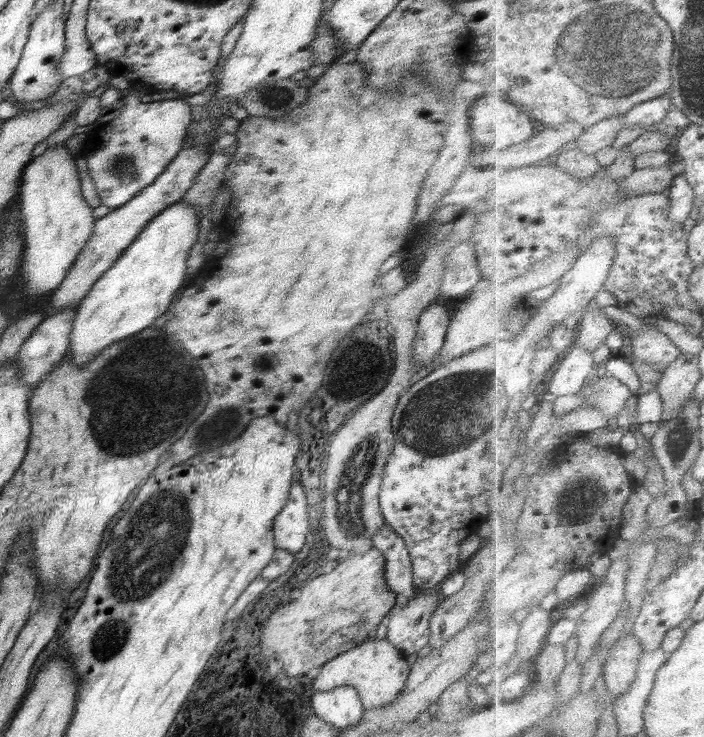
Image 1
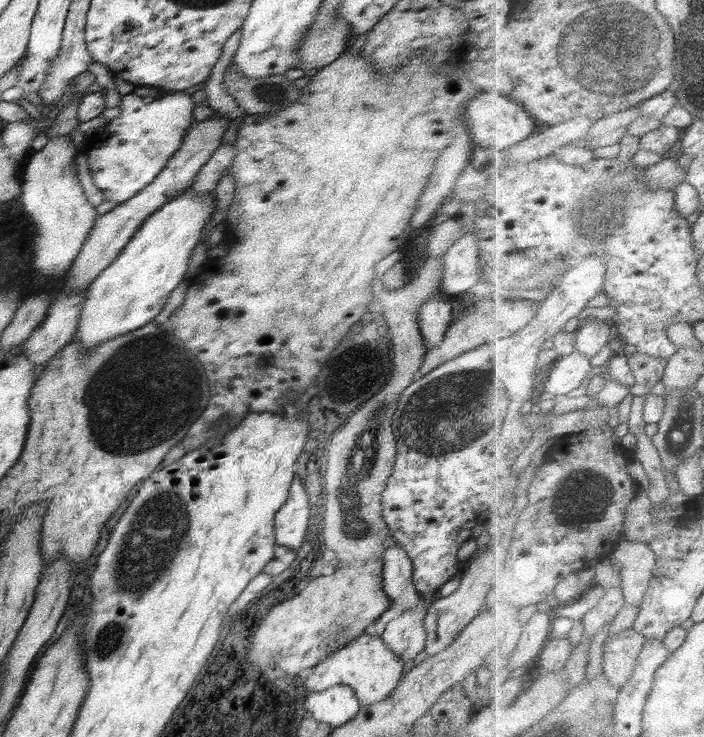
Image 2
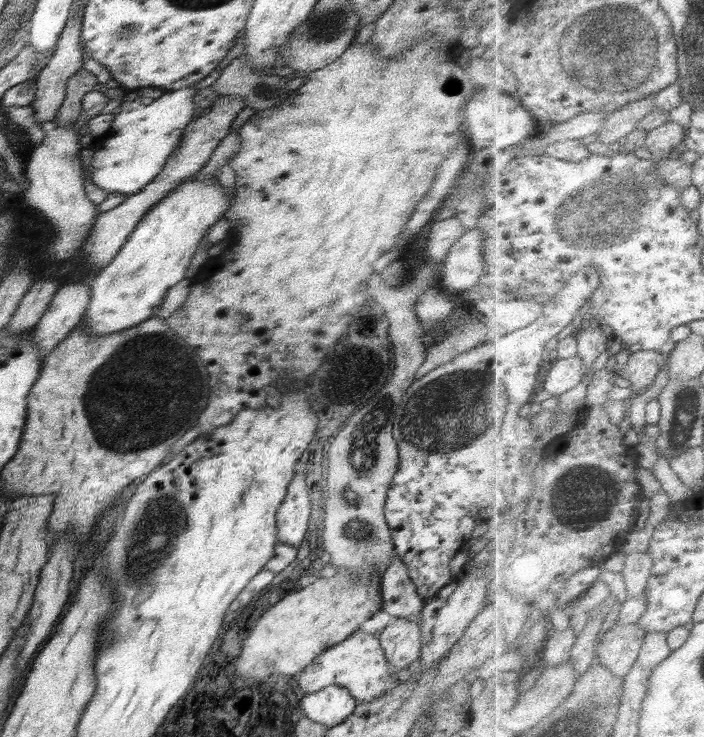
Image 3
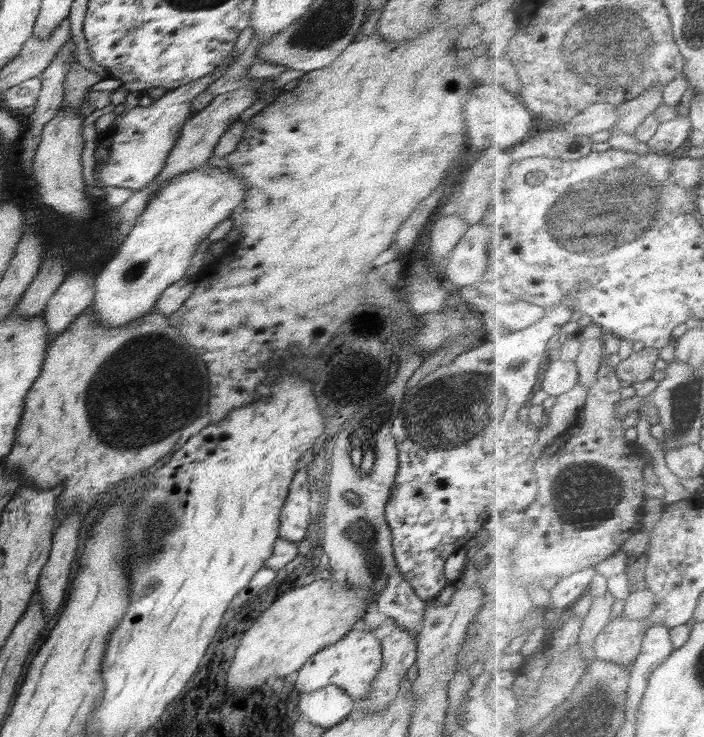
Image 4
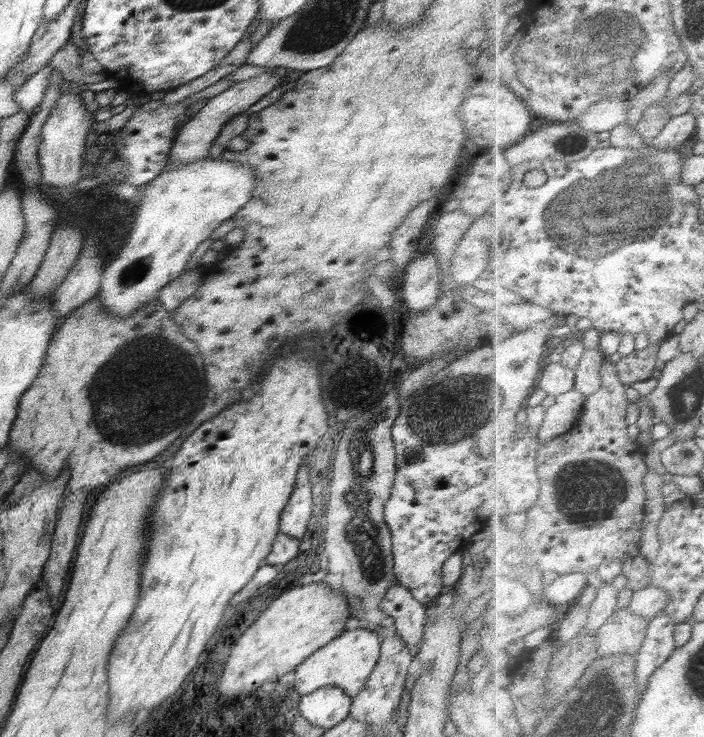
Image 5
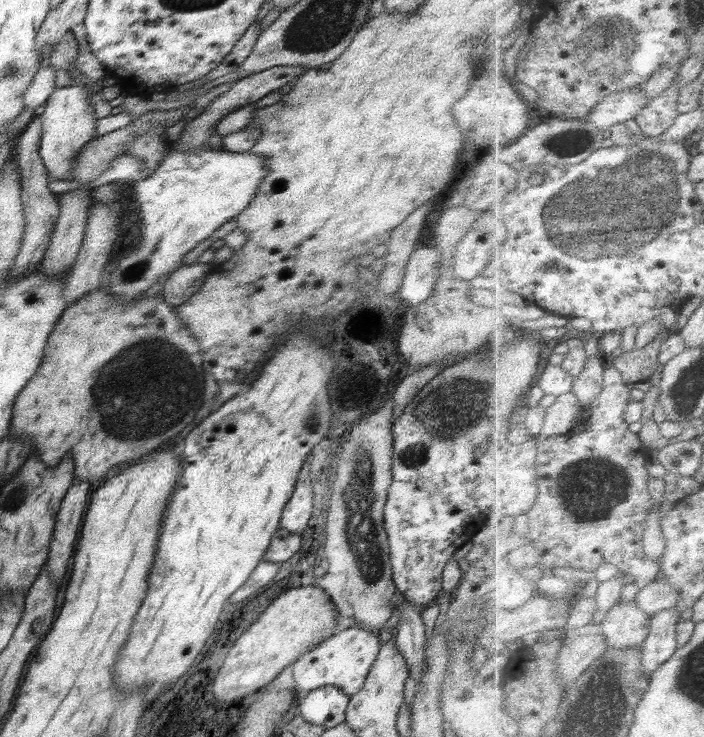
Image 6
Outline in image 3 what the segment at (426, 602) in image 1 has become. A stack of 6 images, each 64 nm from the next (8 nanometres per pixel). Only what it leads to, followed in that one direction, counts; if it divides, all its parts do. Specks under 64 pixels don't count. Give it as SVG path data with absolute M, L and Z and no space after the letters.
M420 615L411 620L395 620L380 634L382 649L392 665L392 677L404 667L409 667L421 652Z

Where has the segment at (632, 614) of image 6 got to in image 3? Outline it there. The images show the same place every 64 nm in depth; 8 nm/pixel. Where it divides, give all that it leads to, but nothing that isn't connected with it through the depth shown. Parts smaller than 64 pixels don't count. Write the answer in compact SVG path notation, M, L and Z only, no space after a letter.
M638 624L612 628L598 646L602 662L616 676L626 678L636 666L636 660L640 659L642 646L647 642L646 636L648 634Z

